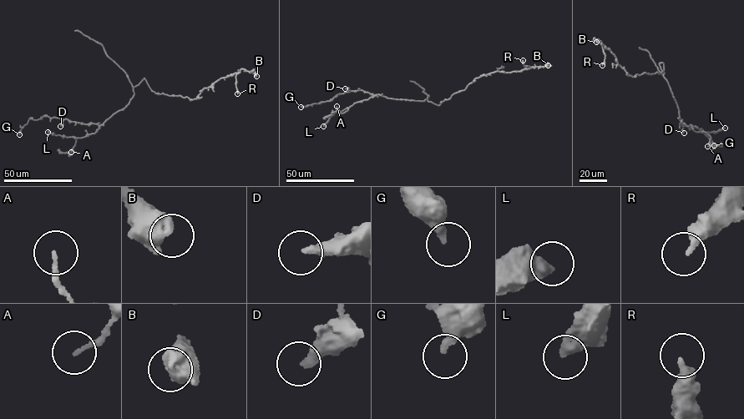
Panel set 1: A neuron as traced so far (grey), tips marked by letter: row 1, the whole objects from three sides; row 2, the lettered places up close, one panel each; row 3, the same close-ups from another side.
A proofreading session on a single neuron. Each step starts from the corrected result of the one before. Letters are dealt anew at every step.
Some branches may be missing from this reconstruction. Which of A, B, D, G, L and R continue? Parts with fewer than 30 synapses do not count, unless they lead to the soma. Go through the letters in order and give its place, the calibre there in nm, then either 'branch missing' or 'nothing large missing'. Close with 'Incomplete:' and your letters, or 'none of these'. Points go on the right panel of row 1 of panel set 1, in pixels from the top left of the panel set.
A: at (707, 146); 130 nm thick; nothing large missing
B: at (596, 42); 650 nm thick; nothing large missing
D: at (684, 133); 320 nm thick; nothing large missing
G: at (714, 145); 340 nm thick; nothing large missing
L: at (725, 128); 400 nm thick; nothing large missing
R: at (602, 65); 320 nm thick; nothing large missing
Incomplete: none of these

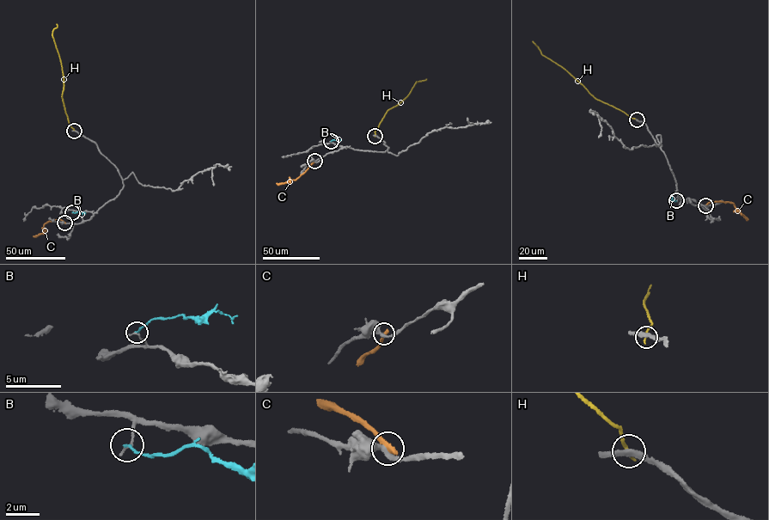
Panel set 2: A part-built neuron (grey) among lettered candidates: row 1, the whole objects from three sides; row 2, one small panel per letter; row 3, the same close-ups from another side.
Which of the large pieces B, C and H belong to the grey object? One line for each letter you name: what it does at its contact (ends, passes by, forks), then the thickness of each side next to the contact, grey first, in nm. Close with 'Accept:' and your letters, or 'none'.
Accept: none

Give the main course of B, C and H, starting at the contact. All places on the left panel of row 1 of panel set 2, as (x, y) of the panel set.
B: (72, 212), (85, 213)
C: (64, 223), (57, 219), (50, 221), (44, 225), (42, 233), (33, 236)
H: (74, 131), (69, 124), (62, 96), (63, 71), (52, 34), (57, 24)

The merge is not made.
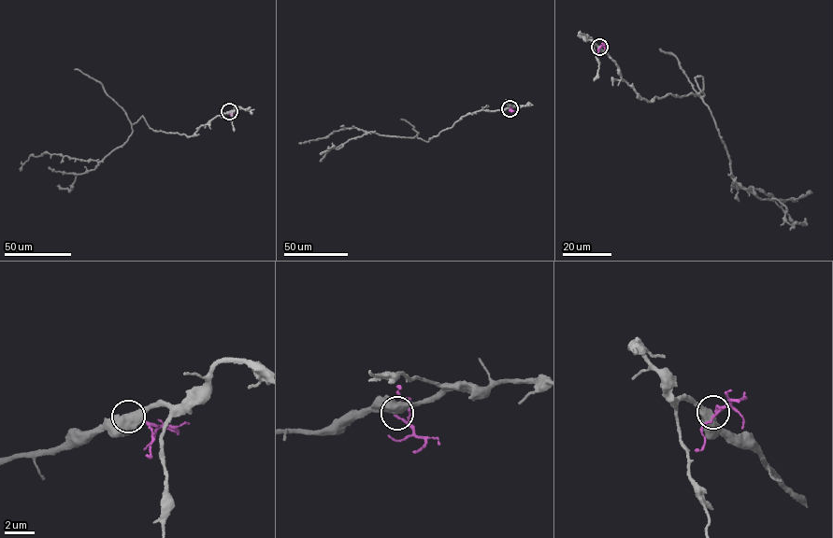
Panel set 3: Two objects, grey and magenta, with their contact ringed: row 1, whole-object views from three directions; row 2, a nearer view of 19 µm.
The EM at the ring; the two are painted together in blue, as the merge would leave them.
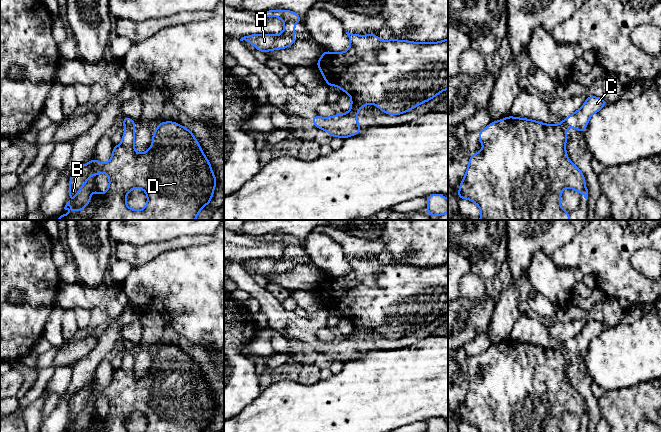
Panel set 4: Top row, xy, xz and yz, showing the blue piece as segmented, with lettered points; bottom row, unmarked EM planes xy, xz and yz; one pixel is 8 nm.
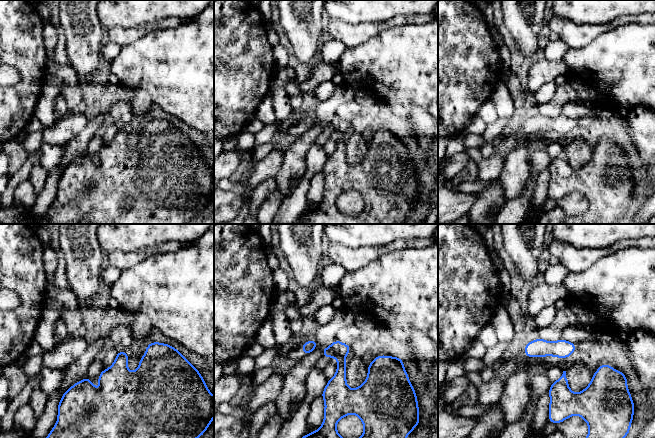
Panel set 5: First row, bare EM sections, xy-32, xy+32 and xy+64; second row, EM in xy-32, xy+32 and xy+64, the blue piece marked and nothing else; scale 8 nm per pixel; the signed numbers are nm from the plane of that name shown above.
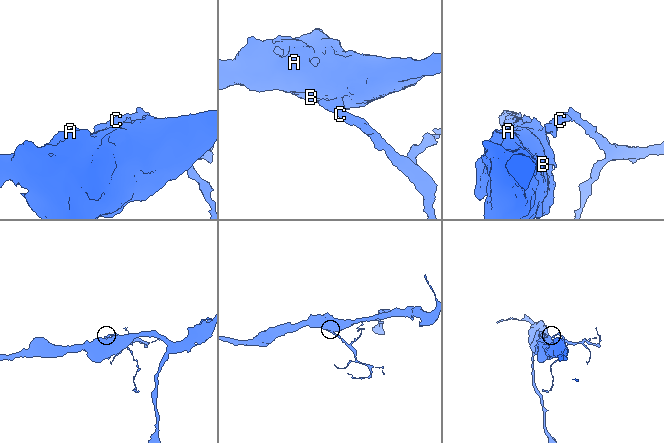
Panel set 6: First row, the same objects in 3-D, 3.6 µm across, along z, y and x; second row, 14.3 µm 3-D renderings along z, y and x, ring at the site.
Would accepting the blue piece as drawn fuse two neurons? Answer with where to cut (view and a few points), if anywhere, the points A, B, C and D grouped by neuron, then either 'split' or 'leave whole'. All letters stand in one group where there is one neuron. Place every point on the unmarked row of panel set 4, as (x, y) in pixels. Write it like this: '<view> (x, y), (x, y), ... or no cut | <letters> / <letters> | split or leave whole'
xy (133, 350), (125, 352) | A B D / C | split

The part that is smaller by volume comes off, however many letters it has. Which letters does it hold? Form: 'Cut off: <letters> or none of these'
Cut off: C

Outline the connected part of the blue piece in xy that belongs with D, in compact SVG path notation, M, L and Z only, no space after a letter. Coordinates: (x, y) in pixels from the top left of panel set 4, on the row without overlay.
M160 346L153 355L152 370L142 378L135 376L134 351L125 352L122 365L119 369L113 370L112 381L109 386L101 387L94 383L89 387L79 390L70 401L69 422L64 432L72 432L70 425L74 425L81 412L87 407L90 400L97 400L104 396L109 401L109 411L104 418L93 413L89 424L83 432L129 432L126 428L126 421L133 412L140 412L147 418L147 429L145 432L204 432L211 427L217 403L212 395L211 388L204 379L198 364L193 360L192 355L182 349L172 346Z

